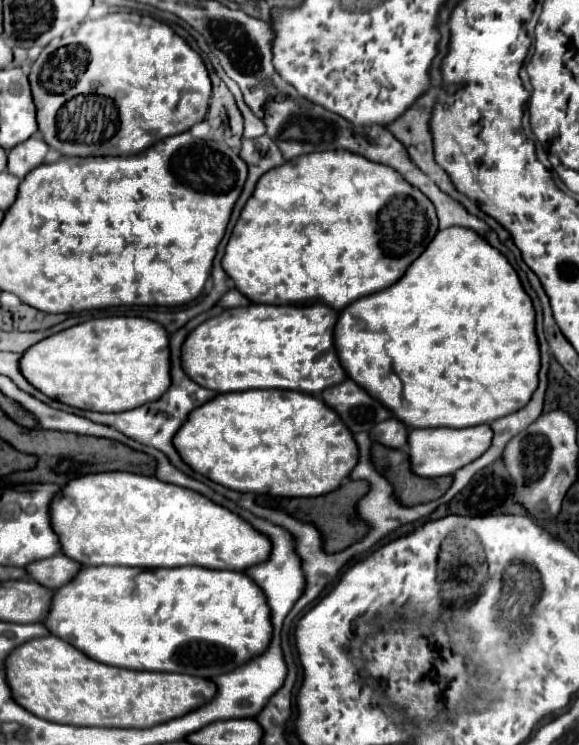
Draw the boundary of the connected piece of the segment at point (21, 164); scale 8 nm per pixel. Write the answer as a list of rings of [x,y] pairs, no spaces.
[[[40,134],[30,136],[26,142],[14,146],[8,152],[8,172],[22,180],[30,170],[34,170],[44,162],[46,152],[48,152],[48,146],[46,142],[42,142]]]

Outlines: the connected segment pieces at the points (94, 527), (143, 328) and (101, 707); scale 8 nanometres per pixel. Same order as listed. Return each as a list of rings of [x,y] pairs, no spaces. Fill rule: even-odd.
[[[100,472],[70,480],[50,502],[50,524],[58,536],[64,556],[82,566],[140,566],[140,568],[176,568],[204,566],[218,570],[246,570],[264,562],[270,554],[270,540],[260,536],[248,522],[230,510],[210,502],[194,490],[160,482],[156,478],[130,472]]]
[[[114,316],[88,320],[84,324],[72,326],[46,340],[30,346],[20,358],[22,376],[48,398],[60,400],[78,410],[94,412],[122,412],[142,406],[142,402],[152,402],[170,386],[170,374],[166,374],[166,330],[146,318]]]
[[[54,636],[24,642],[6,658],[6,682],[12,700],[38,718],[106,728],[150,728],[210,702],[216,686],[206,678],[164,672],[136,672],[90,660],[74,646]]]

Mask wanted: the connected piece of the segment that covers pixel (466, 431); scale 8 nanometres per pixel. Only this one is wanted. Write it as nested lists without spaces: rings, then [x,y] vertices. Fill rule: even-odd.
[[[472,426],[472,428],[426,428],[426,430],[410,430],[408,444],[410,444],[410,470],[422,478],[438,478],[448,476],[460,470],[462,466],[470,464],[478,456],[488,450],[492,442],[490,426]]]

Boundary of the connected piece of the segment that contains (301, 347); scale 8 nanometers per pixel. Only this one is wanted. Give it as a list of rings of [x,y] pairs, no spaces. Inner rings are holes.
[[[250,304],[244,308],[230,308],[224,310],[220,316],[208,318],[186,336],[182,344],[182,368],[192,382],[214,392],[278,388],[304,394],[320,394],[322,390],[346,380],[346,372],[338,362],[332,340],[336,320],[338,312],[326,304],[312,304],[312,306]]]

